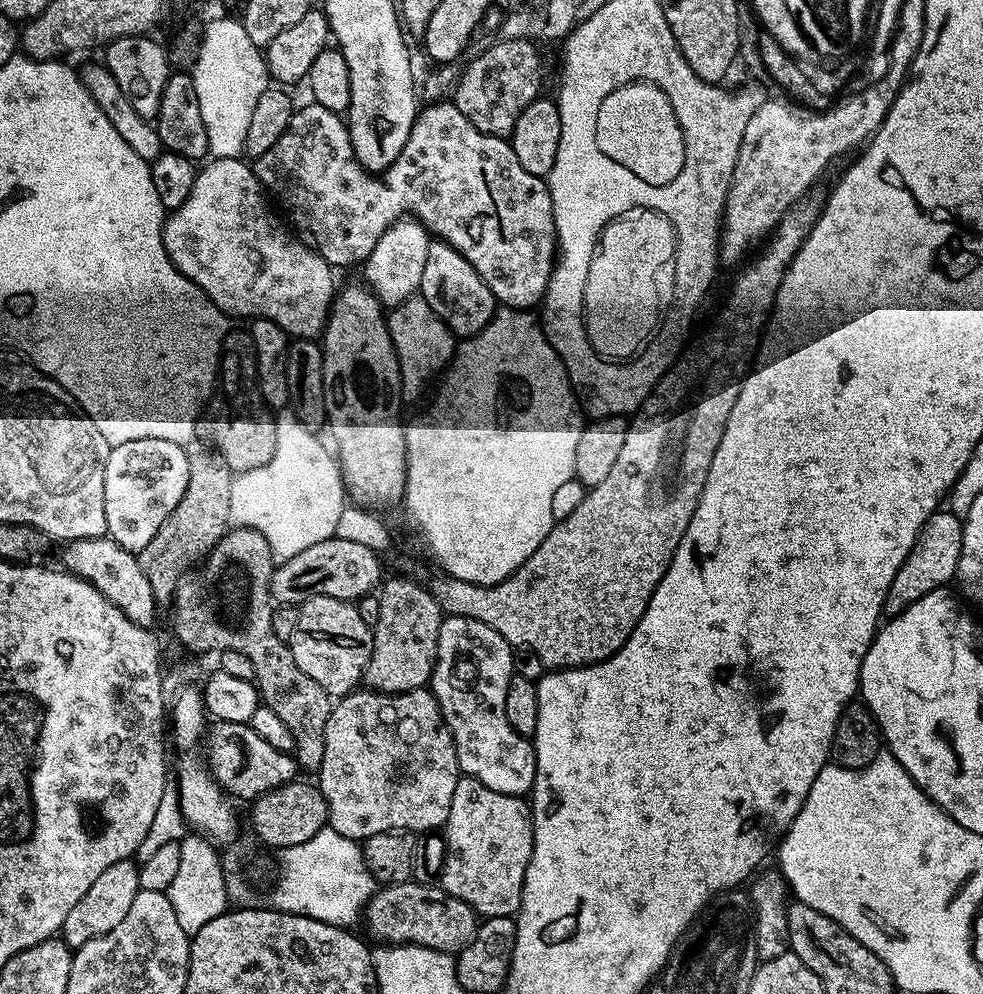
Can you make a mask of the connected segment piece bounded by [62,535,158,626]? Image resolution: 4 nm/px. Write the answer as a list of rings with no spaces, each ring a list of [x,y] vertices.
[[[109,535],[70,540],[63,548],[63,571],[93,584],[101,594],[110,598],[110,602],[114,602],[114,606],[118,606],[118,610],[122,610],[122,614],[130,618],[130,622],[145,626],[153,623],[151,620],[156,616],[158,605],[154,590],[150,590],[150,582],[146,582],[146,574],[142,574],[137,553],[118,546],[118,542],[114,542]]]

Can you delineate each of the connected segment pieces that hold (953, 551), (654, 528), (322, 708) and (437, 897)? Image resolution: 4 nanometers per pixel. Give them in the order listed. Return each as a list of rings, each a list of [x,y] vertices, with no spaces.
[[[937,510],[930,514],[930,518],[926,518],[910,554],[906,554],[906,562],[898,566],[898,574],[894,574],[894,582],[890,582],[890,590],[884,599],[885,617],[898,615],[914,602],[918,602],[918,598],[926,598],[926,594],[941,591],[948,583],[956,580],[963,533],[963,519],[949,510]]]
[[[801,198],[786,210],[752,264],[743,265],[744,273],[733,282],[728,292],[724,321],[717,328],[710,329],[677,364],[675,361],[653,386],[631,417],[626,443],[608,477],[598,482],[598,486],[587,489],[582,502],[570,516],[555,521],[534,554],[530,554],[530,558],[526,558],[526,562],[502,582],[471,584],[447,574],[434,577],[430,591],[441,613],[486,622],[486,626],[498,630],[513,649],[534,650],[548,670],[585,668],[587,664],[608,660],[627,642],[634,626],[648,609],[653,590],[658,582],[662,582],[678,550],[678,542],[682,542],[682,534],[686,534],[686,526],[690,526],[690,518],[694,518],[698,498],[706,486],[706,474],[710,474],[710,462],[714,462],[714,450],[718,450],[718,442],[722,442],[722,430],[726,430],[740,385],[750,371],[752,355],[762,344],[761,333],[759,336],[756,331],[767,325],[770,313],[776,307],[776,295],[782,286],[784,271],[818,222],[821,205],[807,204],[806,201]]]
[[[233,527],[224,533],[223,538],[204,557],[199,567],[189,571],[180,581],[170,608],[172,624],[176,627],[177,638],[194,652],[219,654],[226,650],[239,650],[246,654],[246,658],[250,658],[250,662],[254,662],[254,683],[260,689],[263,707],[274,710],[274,714],[278,714],[278,718],[282,718],[282,722],[290,726],[290,734],[294,734],[296,743],[294,755],[297,765],[303,771],[305,768],[306,771],[316,774],[322,766],[322,754],[326,754],[326,722],[332,713],[334,700],[326,690],[322,690],[322,686],[318,686],[318,682],[314,682],[314,678],[310,678],[310,674],[302,670],[302,666],[298,666],[298,662],[294,662],[289,641],[274,634],[273,567],[271,548],[263,534],[256,529]]]
[[[414,879],[401,884],[383,885],[369,898],[362,913],[363,927],[368,927],[369,934],[377,936],[384,944],[413,944],[449,954],[461,952],[472,941],[477,923],[475,910],[466,902],[462,902],[462,898],[454,898],[435,883],[417,883]]]

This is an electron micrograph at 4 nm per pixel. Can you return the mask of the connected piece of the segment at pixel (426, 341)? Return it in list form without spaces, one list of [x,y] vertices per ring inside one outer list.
[[[419,294],[395,305],[387,313],[388,333],[400,363],[400,387],[403,395],[416,396],[424,388],[424,383],[452,356],[452,331],[436,317],[434,310],[426,306]]]

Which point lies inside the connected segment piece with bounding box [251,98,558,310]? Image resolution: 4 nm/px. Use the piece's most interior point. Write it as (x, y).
(467, 188)

